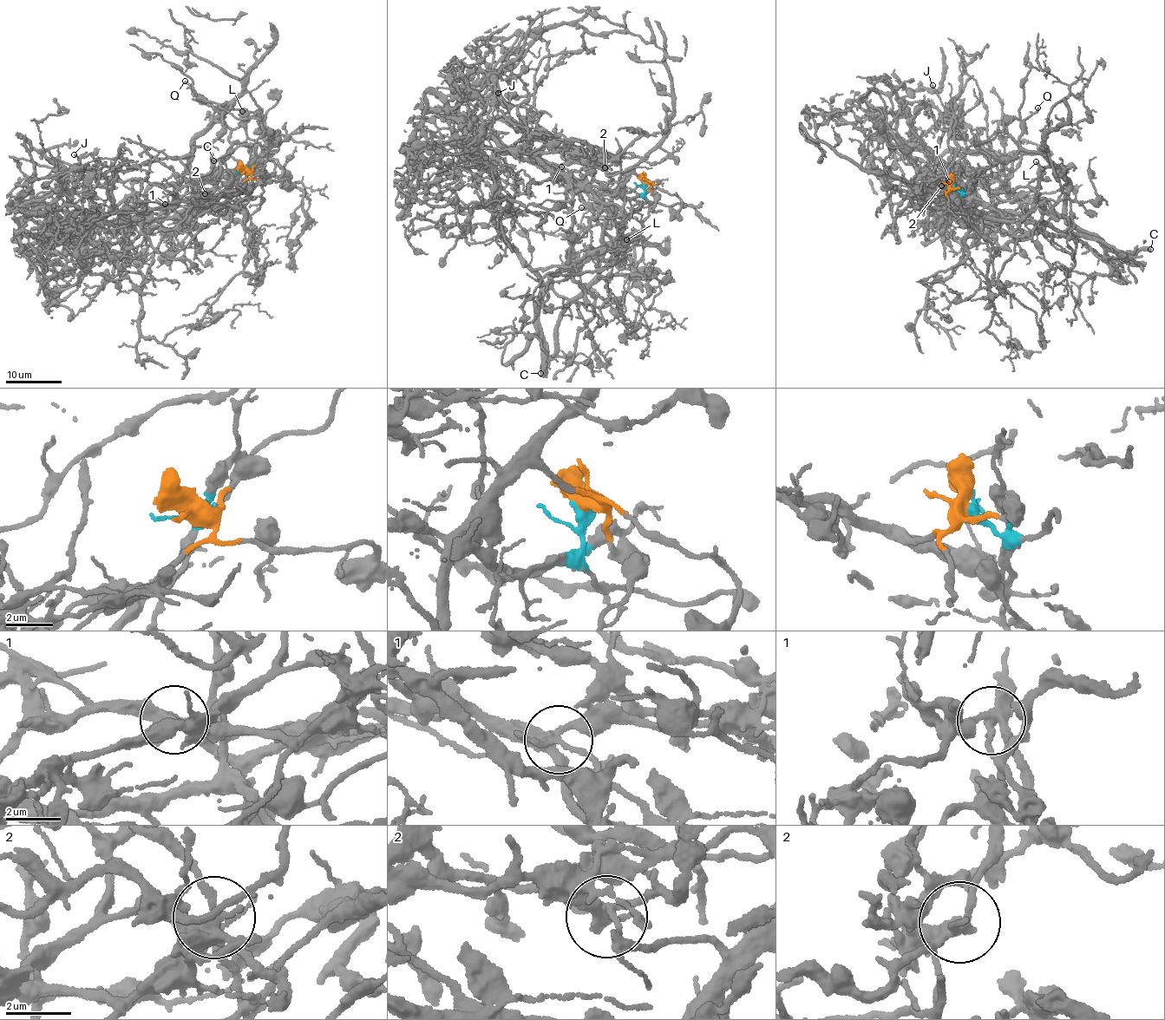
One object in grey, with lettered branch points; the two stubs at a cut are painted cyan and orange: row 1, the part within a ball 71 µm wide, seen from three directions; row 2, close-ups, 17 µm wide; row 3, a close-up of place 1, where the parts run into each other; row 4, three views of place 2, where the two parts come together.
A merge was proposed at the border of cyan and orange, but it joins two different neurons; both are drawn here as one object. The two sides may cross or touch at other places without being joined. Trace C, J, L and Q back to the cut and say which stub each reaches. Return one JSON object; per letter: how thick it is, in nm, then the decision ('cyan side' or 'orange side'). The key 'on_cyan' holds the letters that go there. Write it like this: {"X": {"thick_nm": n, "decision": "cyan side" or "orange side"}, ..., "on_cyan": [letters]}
{"C": {"thick_nm": 480, "decision": "orange side"}, "J": {"thick_nm": 150, "decision": "cyan side"}, "L": {"thick_nm": 240, "decision": "orange side"}, "Q": {"thick_nm": 190, "decision": "orange side"}, "on_cyan": ["J"]}

